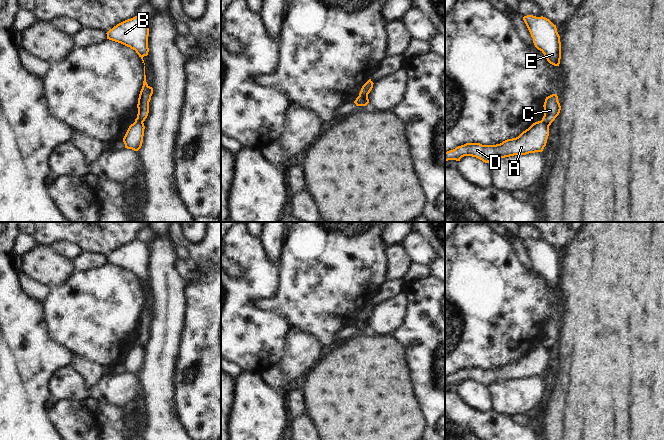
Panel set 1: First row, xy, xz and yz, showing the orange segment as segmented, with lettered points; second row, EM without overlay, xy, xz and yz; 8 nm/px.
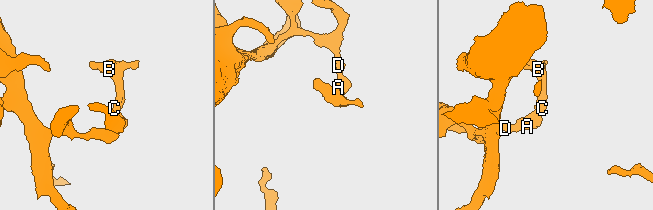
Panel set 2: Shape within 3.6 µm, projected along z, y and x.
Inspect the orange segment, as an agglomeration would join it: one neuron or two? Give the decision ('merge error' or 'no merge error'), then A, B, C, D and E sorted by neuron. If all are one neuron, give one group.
merge error | A D / B C E

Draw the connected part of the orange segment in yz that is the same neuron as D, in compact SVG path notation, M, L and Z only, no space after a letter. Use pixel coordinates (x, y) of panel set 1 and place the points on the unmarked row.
M542 345L533 347L518 361L507 363L496 369L482 369L480 367L466 367L453 374L445 376L445 385L472 380L489 387L494 382L505 382L514 379L526 379L542 376L549 360L549 351Z

